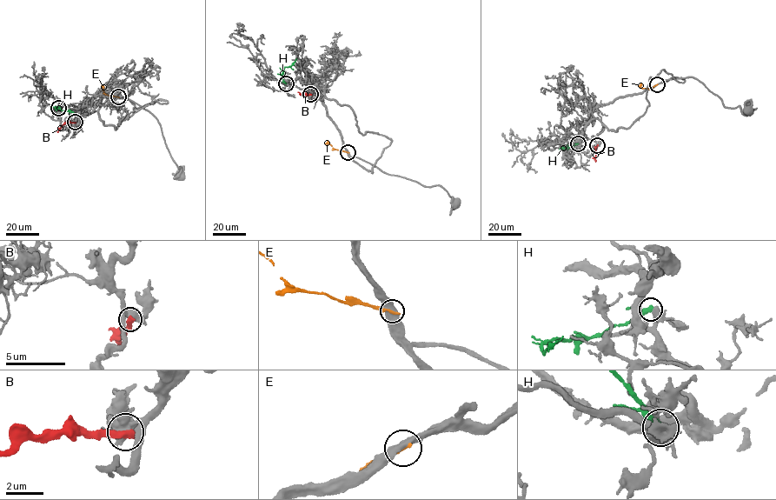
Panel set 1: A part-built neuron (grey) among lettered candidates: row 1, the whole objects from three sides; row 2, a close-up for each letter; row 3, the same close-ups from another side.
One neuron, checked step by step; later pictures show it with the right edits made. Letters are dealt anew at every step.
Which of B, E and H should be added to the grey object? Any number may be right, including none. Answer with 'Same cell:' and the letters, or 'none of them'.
Same cell: none of them

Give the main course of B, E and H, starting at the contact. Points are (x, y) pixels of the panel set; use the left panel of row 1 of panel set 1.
B: (75, 122), (65, 123), (57, 132)
E: (118, 97), (105, 95), (102, 85)
H: (58, 108), (69, 110), (73, 115)

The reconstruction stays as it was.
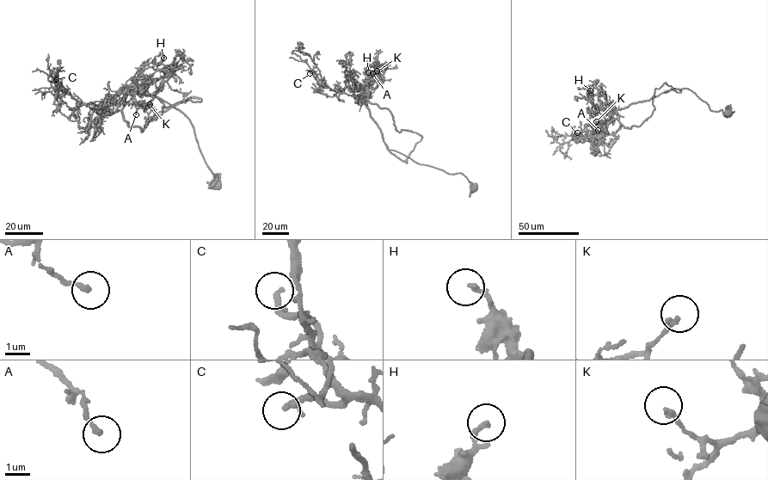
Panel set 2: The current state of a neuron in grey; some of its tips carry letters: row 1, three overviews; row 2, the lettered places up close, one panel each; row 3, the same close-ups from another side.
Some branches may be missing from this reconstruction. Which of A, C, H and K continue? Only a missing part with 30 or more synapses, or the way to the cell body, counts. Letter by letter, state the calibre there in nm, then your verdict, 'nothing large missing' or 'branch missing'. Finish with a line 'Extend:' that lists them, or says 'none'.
A: 180 nm thick; nothing large missing
C: 180 nm thick; branch missing
H: 190 nm thick; nothing large missing
K: 190 nm thick; nothing large missing
Extend: C

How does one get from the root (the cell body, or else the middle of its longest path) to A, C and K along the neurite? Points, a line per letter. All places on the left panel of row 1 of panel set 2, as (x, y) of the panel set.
A: (216, 185), (217, 176), (181, 112), (155, 95), (129, 90), (133, 87), (135, 101), (146, 105), (136, 114)
C: (216, 185), (217, 176), (205, 161), (188, 119), (170, 104), (129, 89), (112, 104), (80, 103), (56, 79)
K: (216, 185), (187, 118), (156, 96), (128, 90), (135, 88), (135, 101), (150, 104)

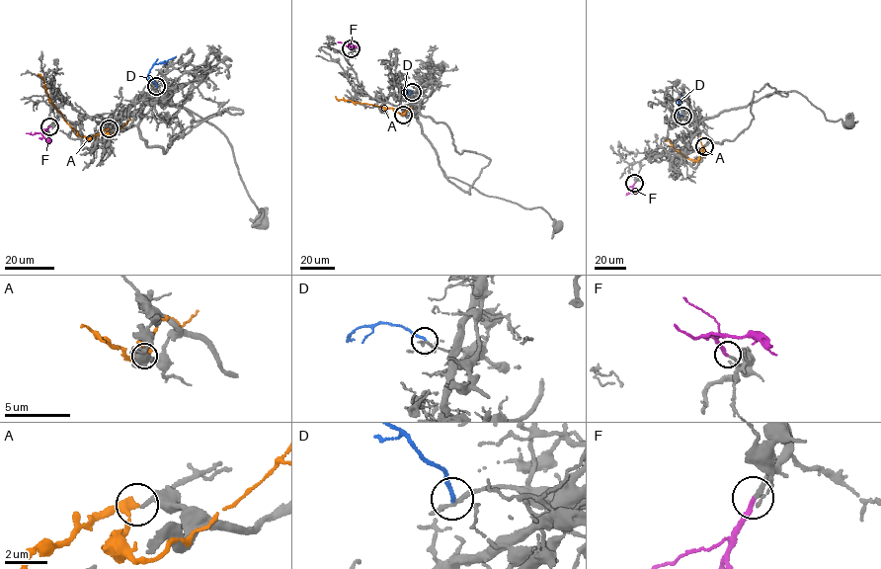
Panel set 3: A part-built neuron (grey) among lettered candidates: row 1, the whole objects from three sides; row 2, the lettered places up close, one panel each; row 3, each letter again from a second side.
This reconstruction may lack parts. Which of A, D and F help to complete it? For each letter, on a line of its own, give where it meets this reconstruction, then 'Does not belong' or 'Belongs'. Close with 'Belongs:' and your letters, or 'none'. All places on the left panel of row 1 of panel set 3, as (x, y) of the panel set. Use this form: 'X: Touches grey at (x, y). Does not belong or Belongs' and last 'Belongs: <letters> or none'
A: Touches grey at (109, 128). Does not belong
D: Touches grey at (156, 86). Does not belong
F: Touches grey at (49, 126). Belongs
Belongs: F

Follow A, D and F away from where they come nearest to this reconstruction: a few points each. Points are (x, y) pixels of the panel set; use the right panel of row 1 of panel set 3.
A: (704, 146), (698, 161), (694, 161), (675, 149), (669, 140), (664, 140)
D: (682, 116), (678, 114), (681, 93)
F: (634, 182), (625, 195)

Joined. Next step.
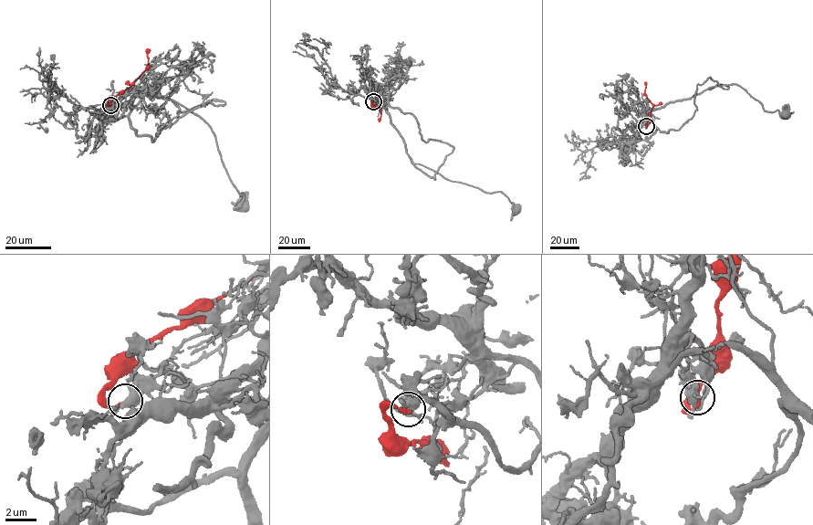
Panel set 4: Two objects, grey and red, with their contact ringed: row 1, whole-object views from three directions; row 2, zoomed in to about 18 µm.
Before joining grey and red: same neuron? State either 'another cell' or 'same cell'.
same cell

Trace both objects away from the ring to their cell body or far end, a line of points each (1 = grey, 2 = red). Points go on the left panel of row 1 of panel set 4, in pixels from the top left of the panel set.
1: (110, 106), (140, 91), (150, 99), (171, 99), (204, 120), (229, 179), (244, 195), (242, 206)
2: (110, 105), (108, 102), (131, 85), (145, 69), (148, 48)

